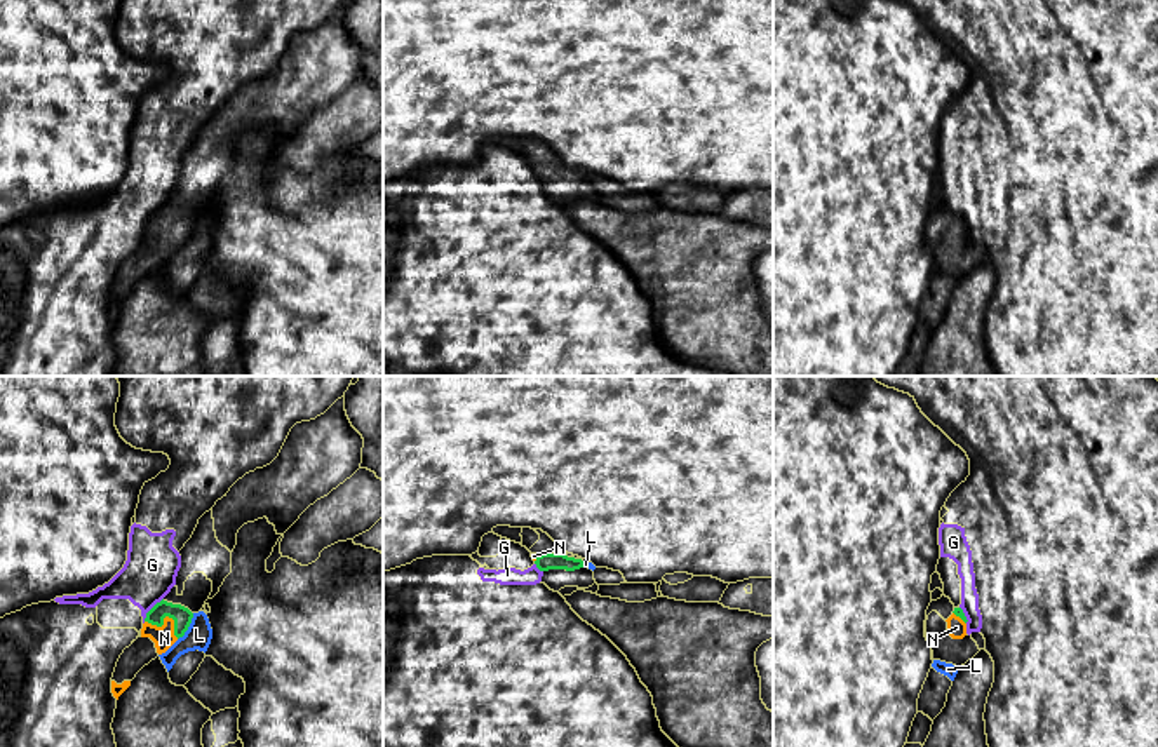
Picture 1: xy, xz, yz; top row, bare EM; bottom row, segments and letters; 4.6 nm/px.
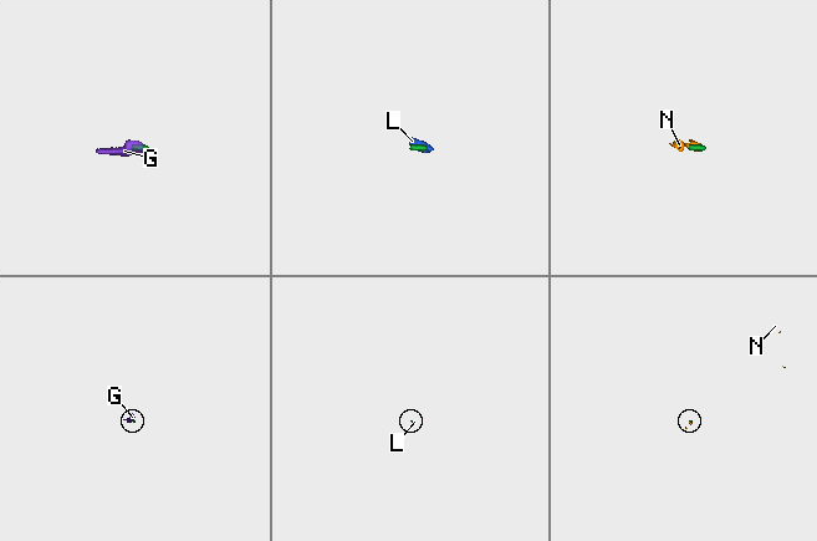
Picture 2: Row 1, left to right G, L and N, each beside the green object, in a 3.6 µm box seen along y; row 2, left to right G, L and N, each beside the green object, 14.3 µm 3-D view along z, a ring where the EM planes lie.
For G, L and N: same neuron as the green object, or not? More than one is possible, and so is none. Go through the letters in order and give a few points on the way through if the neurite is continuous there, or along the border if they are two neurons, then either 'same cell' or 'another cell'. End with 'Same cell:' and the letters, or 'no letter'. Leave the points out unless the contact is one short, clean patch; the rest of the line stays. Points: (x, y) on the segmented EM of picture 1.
G: along xy (162, 598), (143, 620) | another cell
L: along xy (194, 613), (188, 629), (178, 639) | another cell
N: same cell
Same cell: N

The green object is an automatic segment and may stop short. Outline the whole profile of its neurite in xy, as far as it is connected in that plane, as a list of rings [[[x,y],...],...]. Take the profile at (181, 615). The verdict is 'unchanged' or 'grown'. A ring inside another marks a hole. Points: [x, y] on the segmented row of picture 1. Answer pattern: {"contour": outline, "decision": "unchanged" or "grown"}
{"contour": [[[164,599],[146,613],[141,636],[124,649],[117,662],[111,677],[111,693],[117,700],[145,665],[185,636],[192,618],[193,613],[188,608]]], "decision": "grown"}

